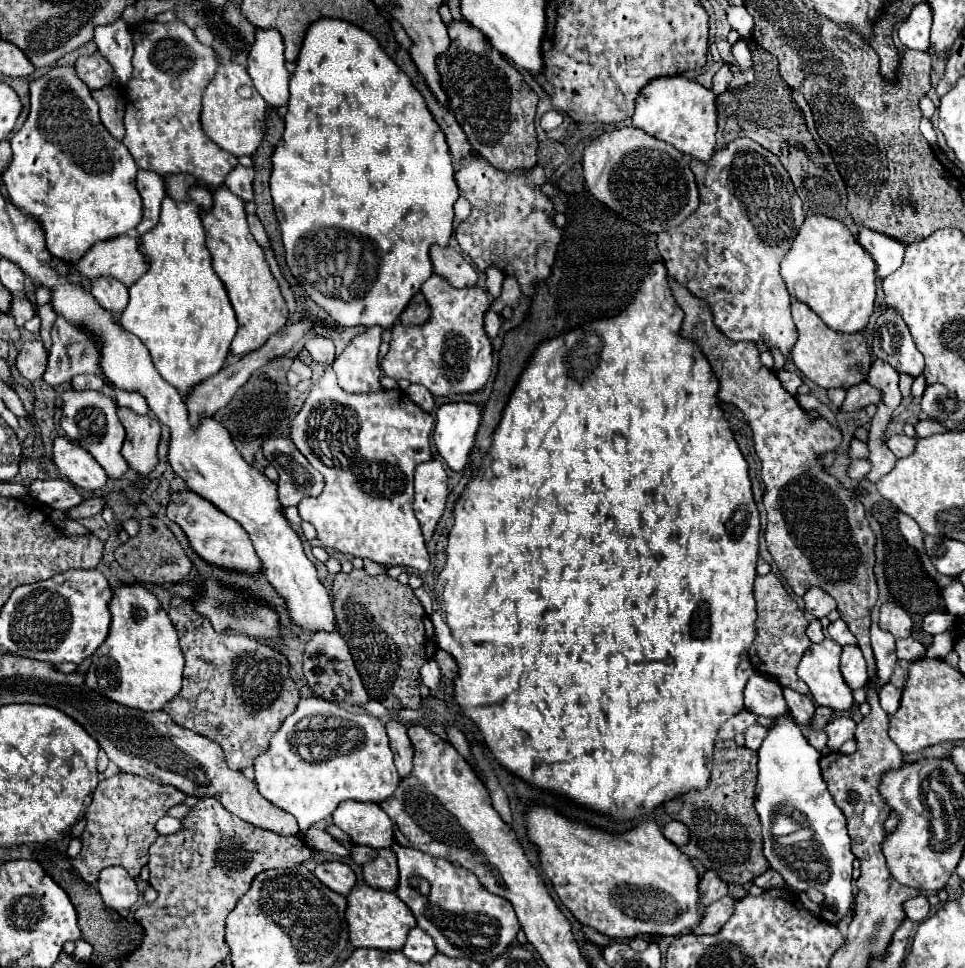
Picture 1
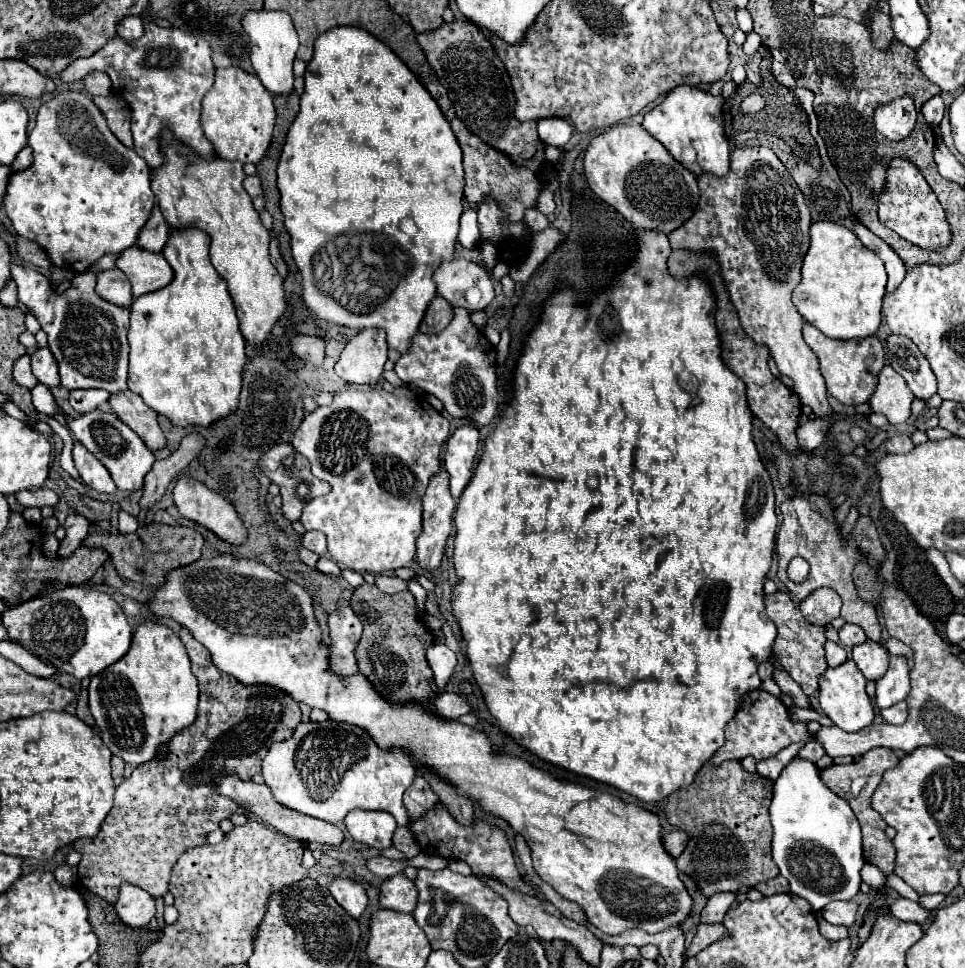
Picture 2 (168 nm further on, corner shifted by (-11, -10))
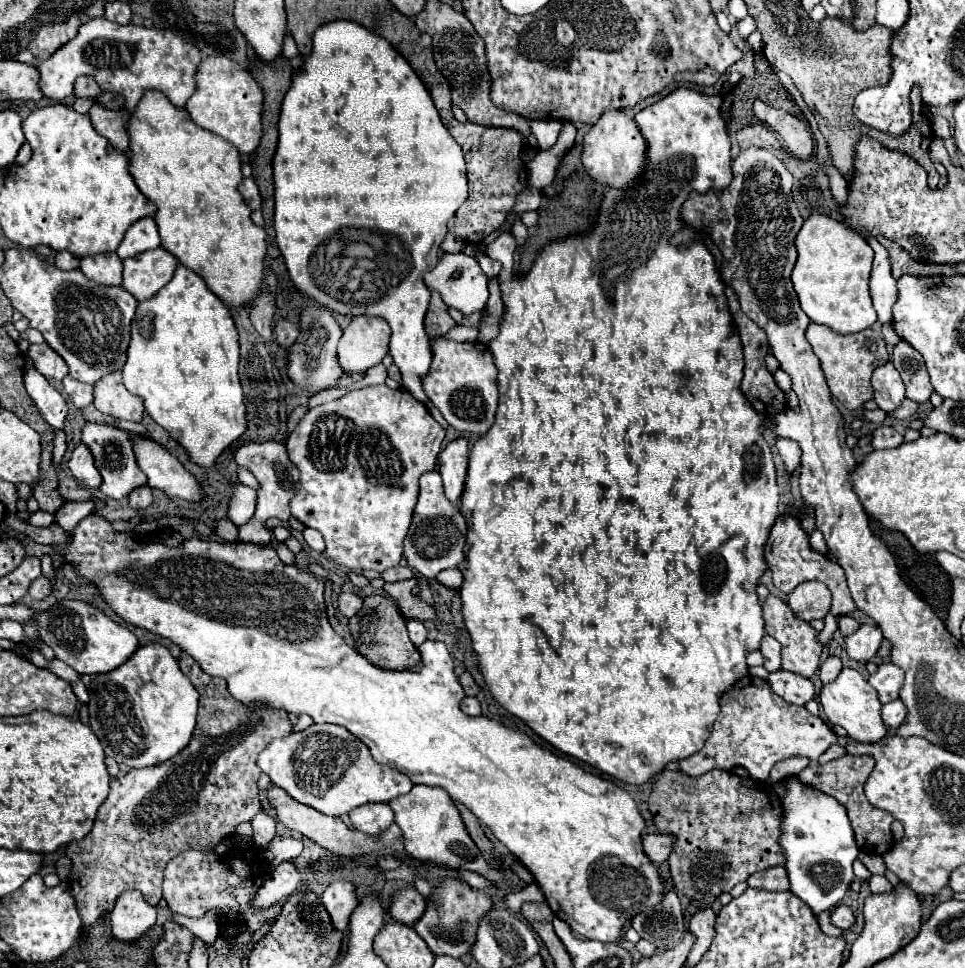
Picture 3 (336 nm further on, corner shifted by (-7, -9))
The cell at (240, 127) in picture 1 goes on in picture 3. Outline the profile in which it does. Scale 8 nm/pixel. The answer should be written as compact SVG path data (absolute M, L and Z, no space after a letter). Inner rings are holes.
M221 54L205 56L197 70L197 90L187 100L185 108L195 124L211 130L213 134L219 134L221 138L231 142L241 154L249 154L257 148L261 138L263 92L253 76L235 60Z

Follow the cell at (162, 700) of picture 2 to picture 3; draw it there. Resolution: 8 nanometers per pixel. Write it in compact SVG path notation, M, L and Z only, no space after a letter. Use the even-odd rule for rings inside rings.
M145 644L133 654L127 664L119 666L107 674L83 674L81 682L89 692L89 714L91 714L91 728L99 738L105 756L111 756L117 764L125 764L129 768L147 768L161 764L175 754L179 754L191 740L197 720L197 700L199 694L191 682L179 670L177 660L171 652L161 644Z

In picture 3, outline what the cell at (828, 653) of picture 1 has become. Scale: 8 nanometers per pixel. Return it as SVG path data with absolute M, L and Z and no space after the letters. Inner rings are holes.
M843 668L841 674L819 692L819 702L823 706L823 712L827 720L835 726L841 726L847 730L847 736L857 742L879 742L887 734L887 726L881 718L881 702L875 694L875 688L857 672L851 668Z

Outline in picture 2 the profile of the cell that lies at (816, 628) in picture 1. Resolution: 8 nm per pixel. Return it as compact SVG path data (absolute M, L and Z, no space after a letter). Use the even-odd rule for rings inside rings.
M827 641L825 643L825 657L827 657L829 667L837 667L847 659L847 653L845 653L845 649L841 645L837 645L833 641Z

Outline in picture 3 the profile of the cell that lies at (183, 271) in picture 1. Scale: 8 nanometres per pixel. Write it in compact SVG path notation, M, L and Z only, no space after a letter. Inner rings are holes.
M179 264L173 280L153 298L139 302L133 324L123 382L131 394L143 398L147 414L163 426L187 452L189 460L201 468L211 468L215 460L247 430L245 396L239 382L237 330L227 306L207 288L203 278Z

